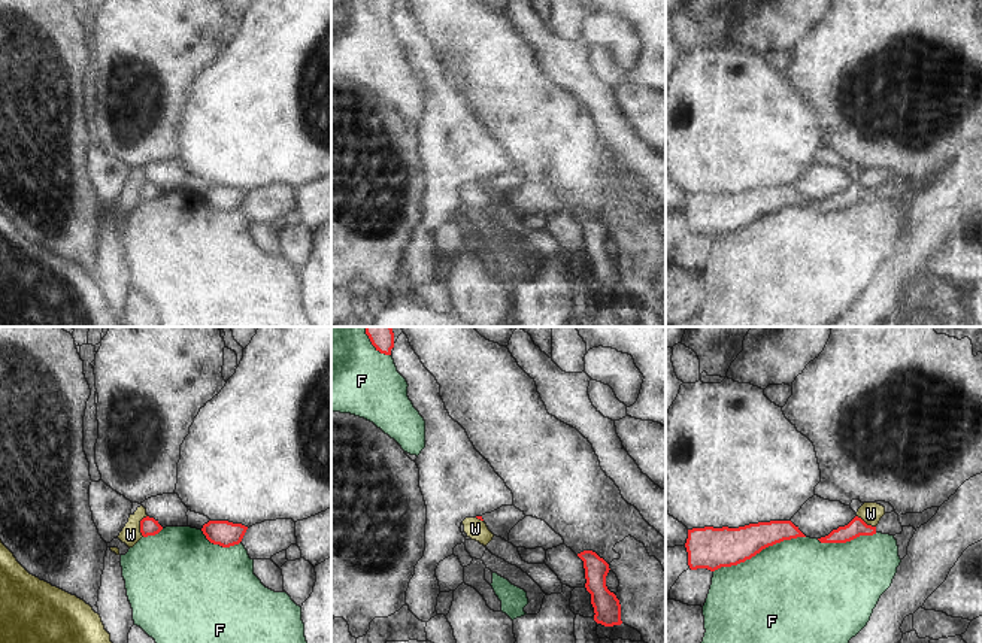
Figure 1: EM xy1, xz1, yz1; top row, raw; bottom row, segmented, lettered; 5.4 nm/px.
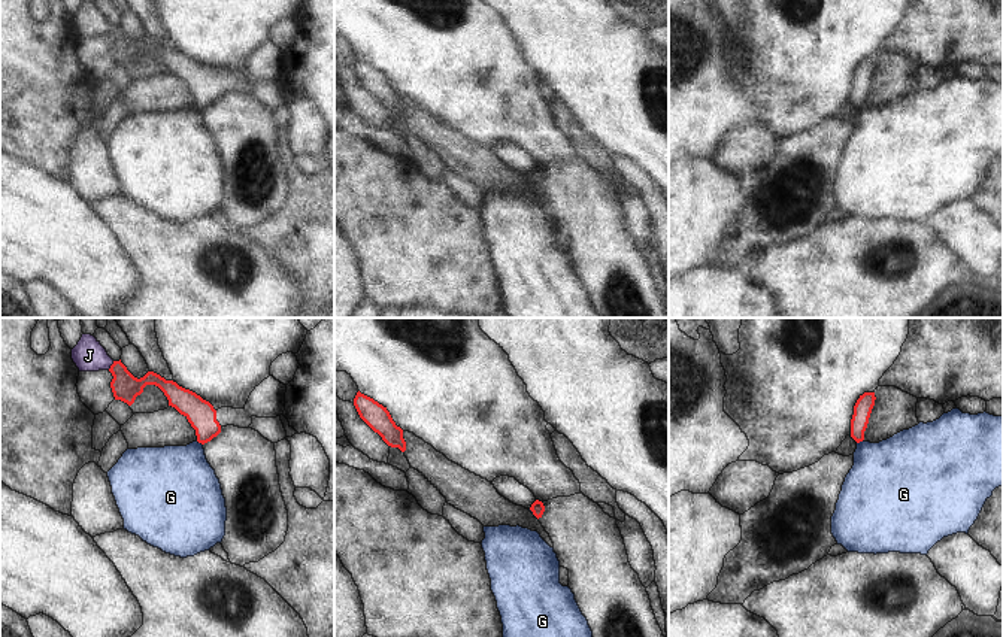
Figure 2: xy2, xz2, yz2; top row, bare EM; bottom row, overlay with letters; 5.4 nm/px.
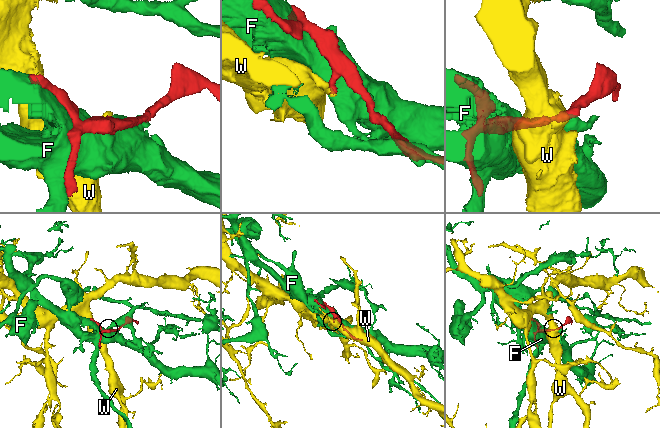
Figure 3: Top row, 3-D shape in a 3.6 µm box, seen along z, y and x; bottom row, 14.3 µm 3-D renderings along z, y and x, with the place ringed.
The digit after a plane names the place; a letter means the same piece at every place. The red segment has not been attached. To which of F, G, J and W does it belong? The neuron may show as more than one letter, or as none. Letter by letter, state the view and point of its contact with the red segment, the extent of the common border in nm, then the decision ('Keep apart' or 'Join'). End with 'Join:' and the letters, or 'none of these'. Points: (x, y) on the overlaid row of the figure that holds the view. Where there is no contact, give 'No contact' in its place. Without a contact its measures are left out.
F: Touches red at yz1 (758, 552). Shared border 550 nm. Keep apart
G: Touches red at yz2 (860, 440). Shared border 50 nm. Keep apart
J: Touches red at xy2 (111, 366). Shared border 60 nm. Keep apart
W: Touches red at xy1 (141, 525). Shared border 120 nm. Keep apart
Join: none of these.

